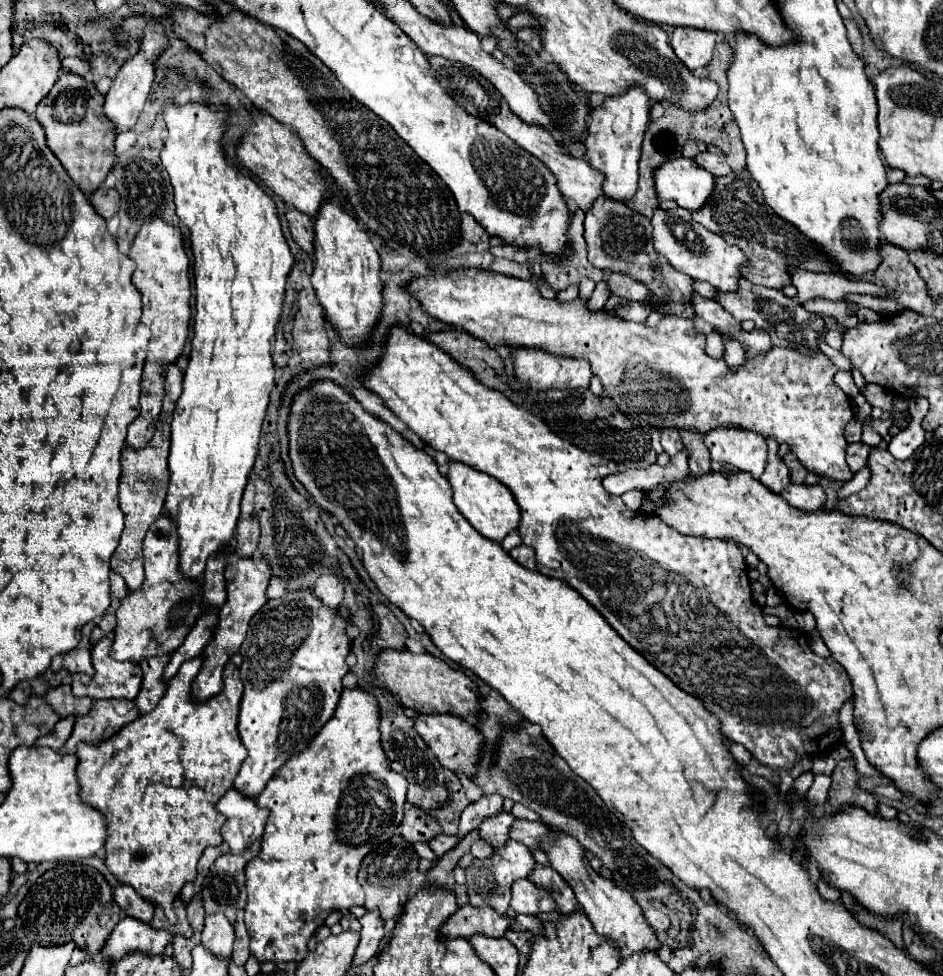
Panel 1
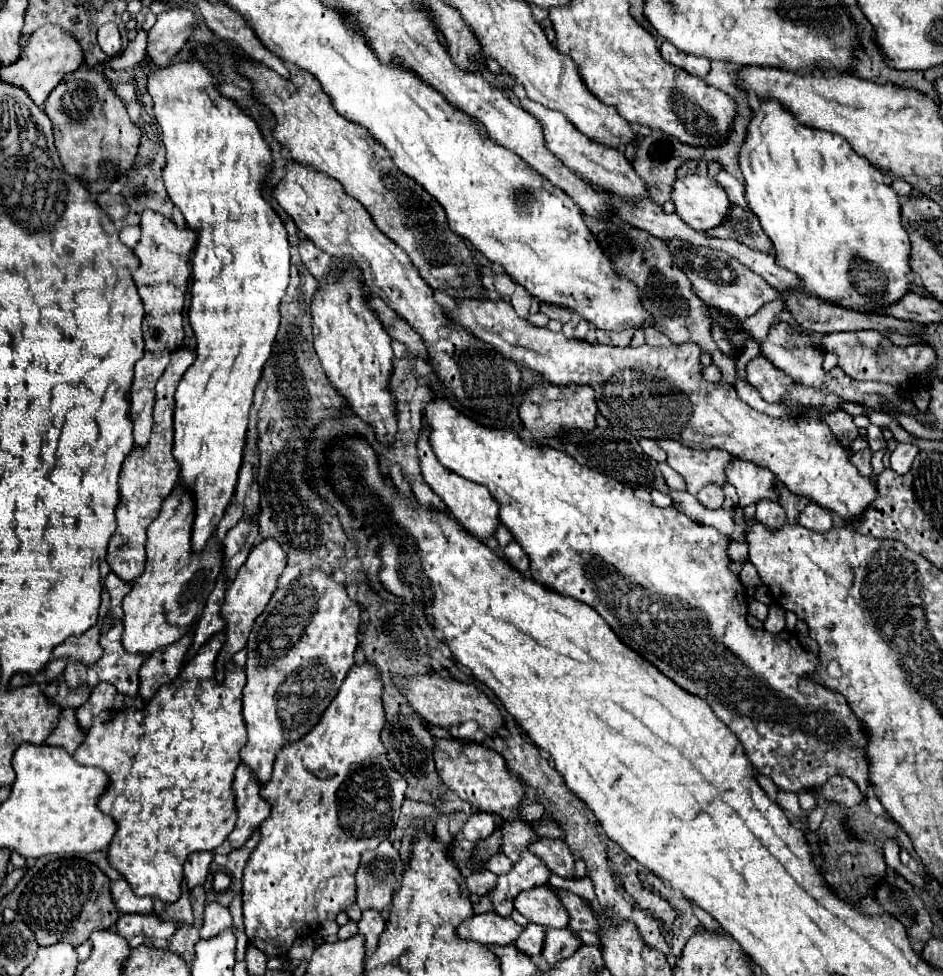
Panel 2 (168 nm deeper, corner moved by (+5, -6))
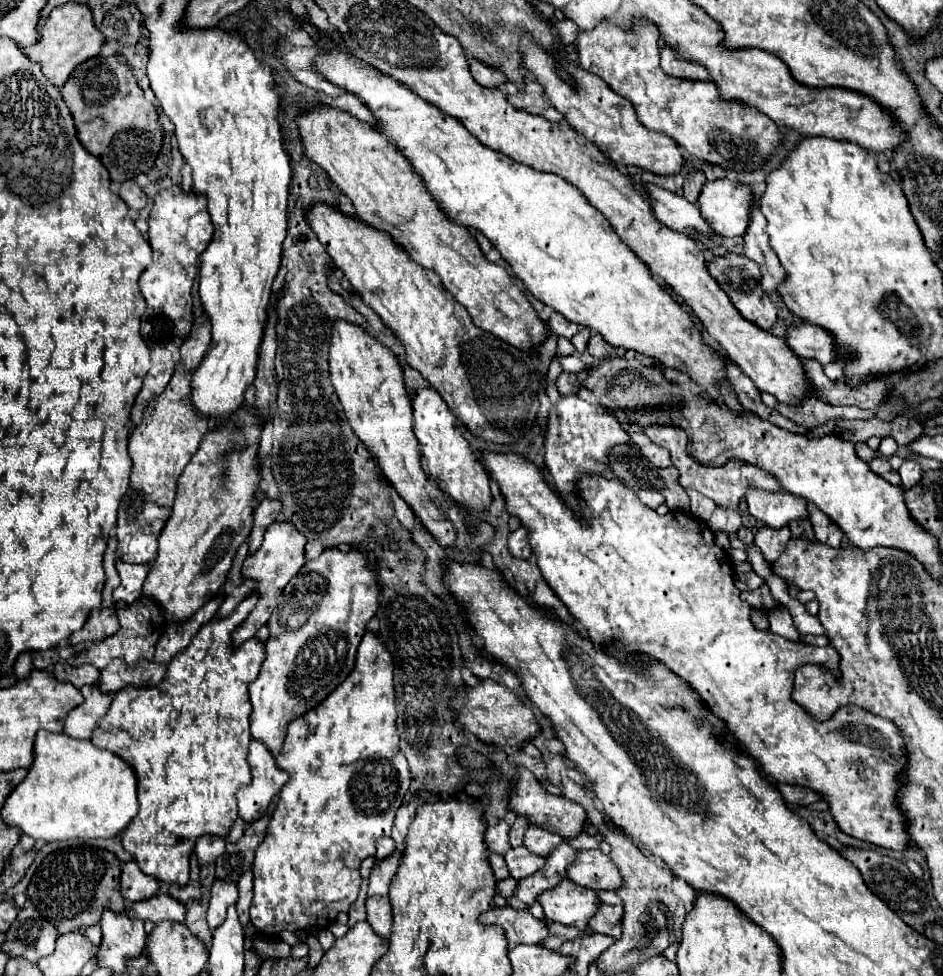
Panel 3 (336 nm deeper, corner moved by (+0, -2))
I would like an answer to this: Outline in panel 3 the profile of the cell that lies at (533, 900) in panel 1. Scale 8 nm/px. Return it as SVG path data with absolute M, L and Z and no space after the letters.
M562 880L554 890L540 894L538 902L544 908L546 920L576 926L578 930L586 930L588 920L594 916L596 908L600 908L596 892L572 880Z

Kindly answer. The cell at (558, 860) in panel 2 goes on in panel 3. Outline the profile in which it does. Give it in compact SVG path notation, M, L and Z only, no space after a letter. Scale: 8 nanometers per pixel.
M580 850L568 868L568 878L590 890L622 888L622 876L610 856L600 850Z

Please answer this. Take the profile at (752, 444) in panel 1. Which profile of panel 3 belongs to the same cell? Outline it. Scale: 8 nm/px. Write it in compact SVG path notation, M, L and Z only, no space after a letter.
M758 488L748 490L746 496L748 512L760 520L762 526L780 530L788 526L792 520L806 520L808 518L808 502L800 496L788 492L764 492Z

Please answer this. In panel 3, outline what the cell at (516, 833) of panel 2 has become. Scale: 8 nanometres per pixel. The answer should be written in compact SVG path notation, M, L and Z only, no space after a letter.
M532 824L524 834L524 846L538 856L548 856L552 848L556 848L560 842L562 842L562 836L556 836L546 828L540 828L538 824Z

